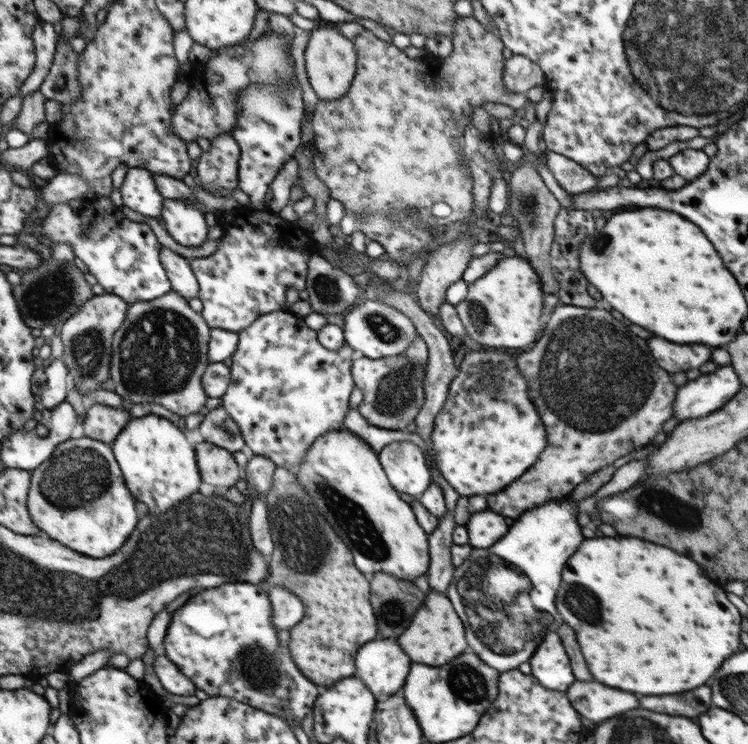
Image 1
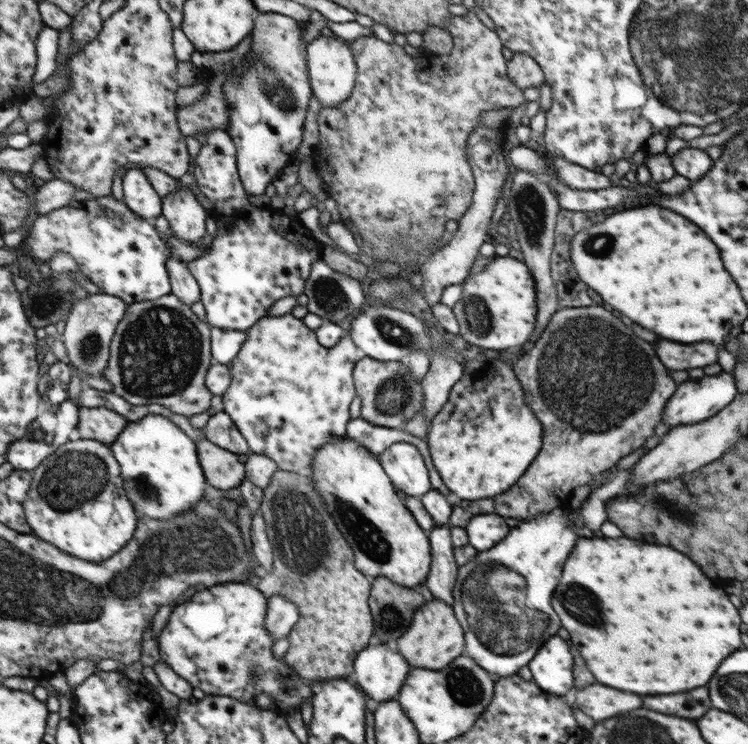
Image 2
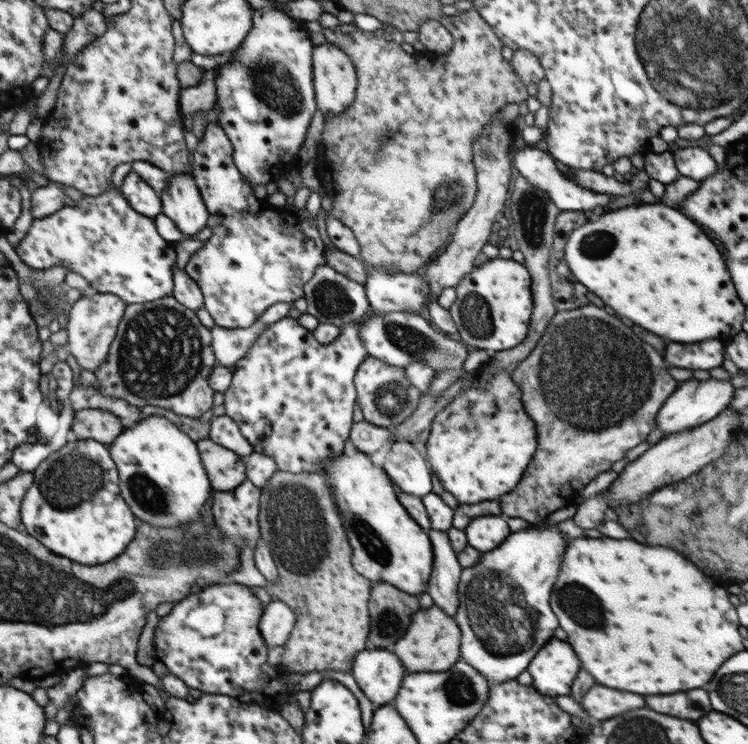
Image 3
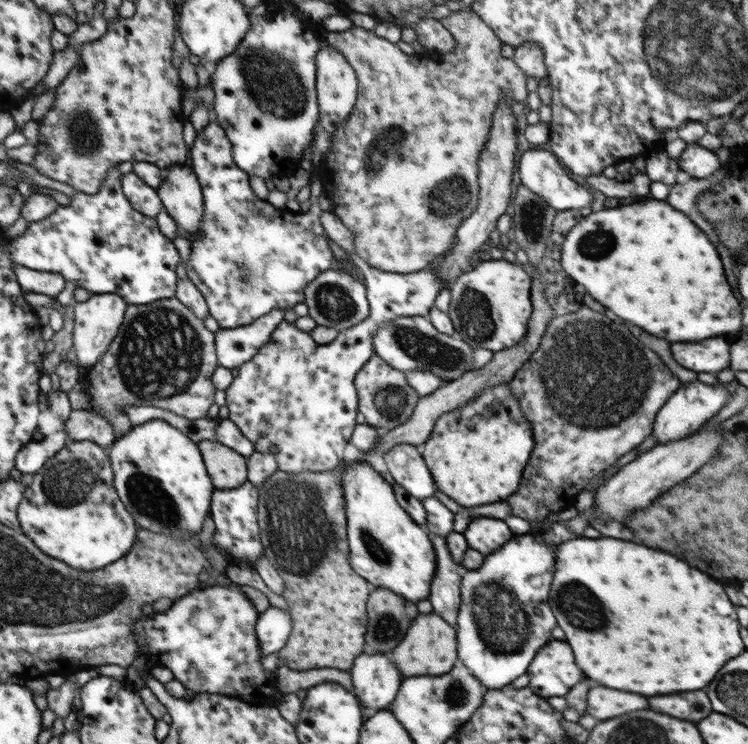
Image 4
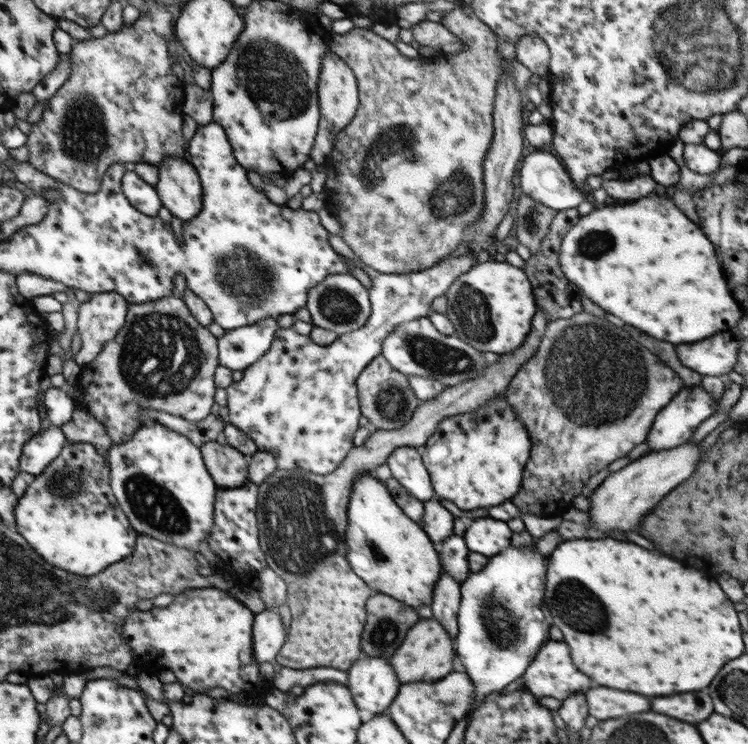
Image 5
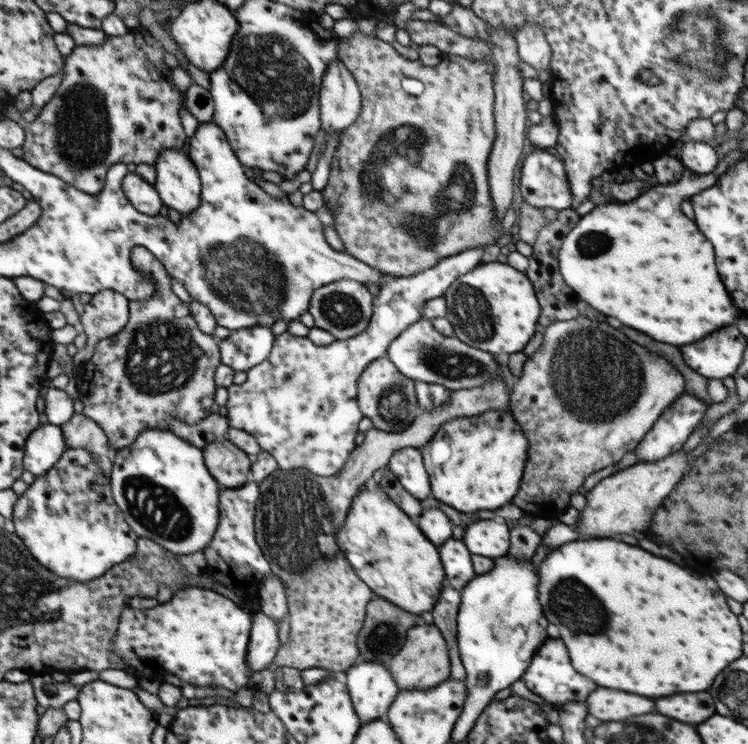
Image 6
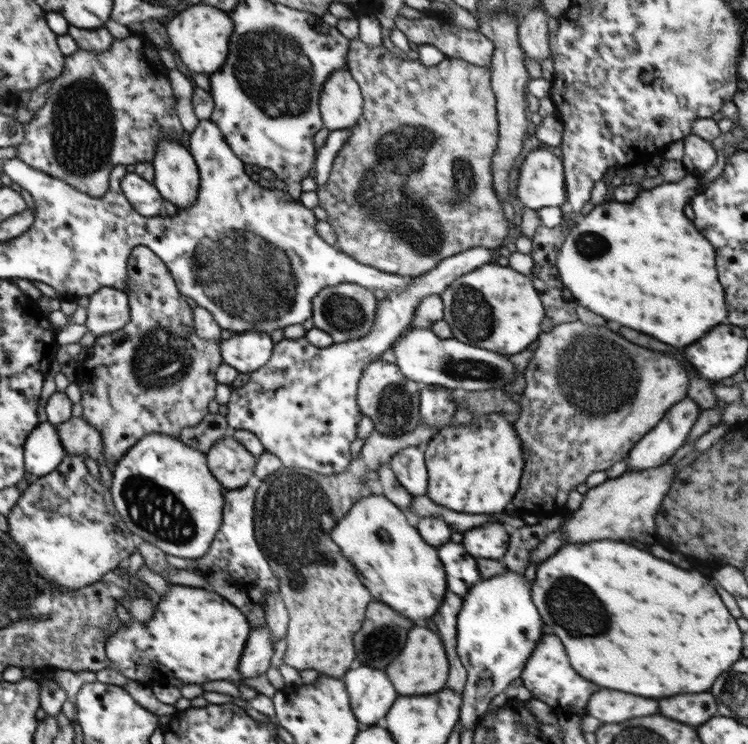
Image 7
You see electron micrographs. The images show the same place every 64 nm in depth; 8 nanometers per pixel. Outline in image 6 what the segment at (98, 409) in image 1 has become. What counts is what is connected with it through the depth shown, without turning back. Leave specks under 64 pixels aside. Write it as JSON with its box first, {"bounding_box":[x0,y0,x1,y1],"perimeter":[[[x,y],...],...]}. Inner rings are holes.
{"bounding_box":[59,412,115,475],"perimeter":[[[82,412],[75,413],[68,422],[59,427],[63,431],[64,440],[67,441],[68,447],[88,449],[100,468],[106,470],[110,475],[113,463],[112,456],[115,450],[110,449],[108,437],[106,437],[106,433],[100,428],[100,425]]]}

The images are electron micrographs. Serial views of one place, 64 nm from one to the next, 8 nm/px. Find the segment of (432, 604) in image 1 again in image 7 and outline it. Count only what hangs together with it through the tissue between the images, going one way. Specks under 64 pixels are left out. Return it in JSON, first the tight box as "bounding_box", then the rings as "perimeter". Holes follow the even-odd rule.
{"bounding_box":[386,624,449,695],"perimeter":[[[424,624],[412,627],[408,632],[407,642],[402,648],[401,656],[396,657],[396,659],[392,660],[388,665],[386,675],[388,675],[388,678],[392,681],[394,690],[398,695],[432,694],[440,691],[442,687],[446,686],[449,677],[449,660],[447,659],[445,647],[439,634],[428,629]]]}

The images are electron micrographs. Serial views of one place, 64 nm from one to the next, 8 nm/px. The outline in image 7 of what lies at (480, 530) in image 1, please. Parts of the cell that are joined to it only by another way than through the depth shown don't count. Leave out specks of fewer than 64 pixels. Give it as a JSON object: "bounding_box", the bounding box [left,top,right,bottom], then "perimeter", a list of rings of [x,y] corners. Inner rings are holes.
{"bounding_box":[462,524,508,560],"perimeter":[[[482,524],[468,530],[462,544],[470,556],[499,560],[508,550],[508,532],[502,524]]]}

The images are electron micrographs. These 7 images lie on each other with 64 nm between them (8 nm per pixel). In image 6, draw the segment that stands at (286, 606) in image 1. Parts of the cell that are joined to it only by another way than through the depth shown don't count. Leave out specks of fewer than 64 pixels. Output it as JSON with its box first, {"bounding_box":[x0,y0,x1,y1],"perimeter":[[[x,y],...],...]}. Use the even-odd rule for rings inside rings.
{"bounding_box":[246,610,280,672],"perimeter":[[[260,610],[253,614],[250,643],[246,663],[252,672],[259,672],[268,668],[280,649],[280,636],[278,636],[278,623]]]}

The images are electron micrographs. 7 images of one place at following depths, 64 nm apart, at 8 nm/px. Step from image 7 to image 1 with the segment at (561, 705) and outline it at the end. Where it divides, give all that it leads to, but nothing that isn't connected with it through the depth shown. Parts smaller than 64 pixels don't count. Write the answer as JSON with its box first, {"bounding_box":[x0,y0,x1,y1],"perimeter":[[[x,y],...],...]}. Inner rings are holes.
{"bounding_box":[529,632,576,690],"perimeter":[[[545,632],[544,640],[530,657],[529,663],[531,674],[538,679],[540,685],[548,689],[568,690],[568,686],[576,680],[570,668],[570,660],[556,632]]]}

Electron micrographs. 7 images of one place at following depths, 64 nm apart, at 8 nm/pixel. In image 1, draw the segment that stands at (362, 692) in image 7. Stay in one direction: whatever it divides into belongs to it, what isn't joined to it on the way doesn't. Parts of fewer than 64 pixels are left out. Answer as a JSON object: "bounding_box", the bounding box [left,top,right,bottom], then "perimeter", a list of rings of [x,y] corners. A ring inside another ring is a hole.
{"bounding_box":[353,638,412,700],"perimeter":[[[386,638],[368,642],[358,650],[353,676],[364,681],[376,700],[381,700],[400,693],[412,663],[397,639]]]}

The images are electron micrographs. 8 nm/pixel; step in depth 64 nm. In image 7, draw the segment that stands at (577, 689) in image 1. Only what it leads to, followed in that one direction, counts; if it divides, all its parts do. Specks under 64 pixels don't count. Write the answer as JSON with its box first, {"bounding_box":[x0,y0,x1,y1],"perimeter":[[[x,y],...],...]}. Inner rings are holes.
{"bounding_box":[588,690,658,722],"perimeter":[[[598,690],[588,700],[588,714],[602,722],[624,722],[636,716],[650,716],[658,712],[658,702],[626,692]]]}

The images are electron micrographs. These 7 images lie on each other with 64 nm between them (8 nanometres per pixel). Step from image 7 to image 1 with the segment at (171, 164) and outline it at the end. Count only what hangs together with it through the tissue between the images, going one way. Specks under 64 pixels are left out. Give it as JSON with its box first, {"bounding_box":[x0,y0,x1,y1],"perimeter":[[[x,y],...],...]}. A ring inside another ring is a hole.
{"bounding_box":[162,199,208,248],"perimeter":[[[168,199],[164,204],[162,218],[165,220],[163,224],[166,231],[180,246],[198,248],[208,238],[204,212],[192,202]]]}

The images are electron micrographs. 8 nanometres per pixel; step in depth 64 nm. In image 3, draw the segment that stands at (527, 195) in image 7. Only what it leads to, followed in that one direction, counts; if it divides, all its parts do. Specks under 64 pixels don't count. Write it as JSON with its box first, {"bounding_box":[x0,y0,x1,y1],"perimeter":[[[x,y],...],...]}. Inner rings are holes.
{"bounding_box":[512,145,614,211],"perimeter":[[[529,145],[525,148],[519,149],[512,161],[513,167],[518,169],[520,176],[528,179],[534,187],[542,189],[548,193],[550,200],[561,211],[585,211],[593,210],[596,206],[606,206],[614,200],[614,195],[610,193],[599,193],[588,188],[578,186],[576,182],[572,182],[567,176],[564,176],[562,167],[551,156],[550,153],[537,149],[536,146]]]}

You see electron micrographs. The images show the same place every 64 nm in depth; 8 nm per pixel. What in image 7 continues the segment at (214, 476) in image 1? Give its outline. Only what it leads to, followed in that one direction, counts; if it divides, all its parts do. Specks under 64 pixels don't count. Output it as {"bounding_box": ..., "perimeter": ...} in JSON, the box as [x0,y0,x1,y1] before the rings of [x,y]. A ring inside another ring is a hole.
{"bounding_box":[207,433,256,490],"perimeter":[[[231,433],[218,439],[207,452],[207,464],[226,490],[239,489],[254,475],[256,457]]]}

